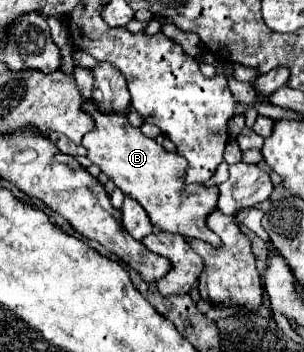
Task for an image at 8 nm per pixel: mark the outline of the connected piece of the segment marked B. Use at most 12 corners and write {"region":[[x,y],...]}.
{"region":[[82,109],[82,139],[152,225],[220,247],[206,227],[218,187],[186,185],[186,161],[128,123]]}

